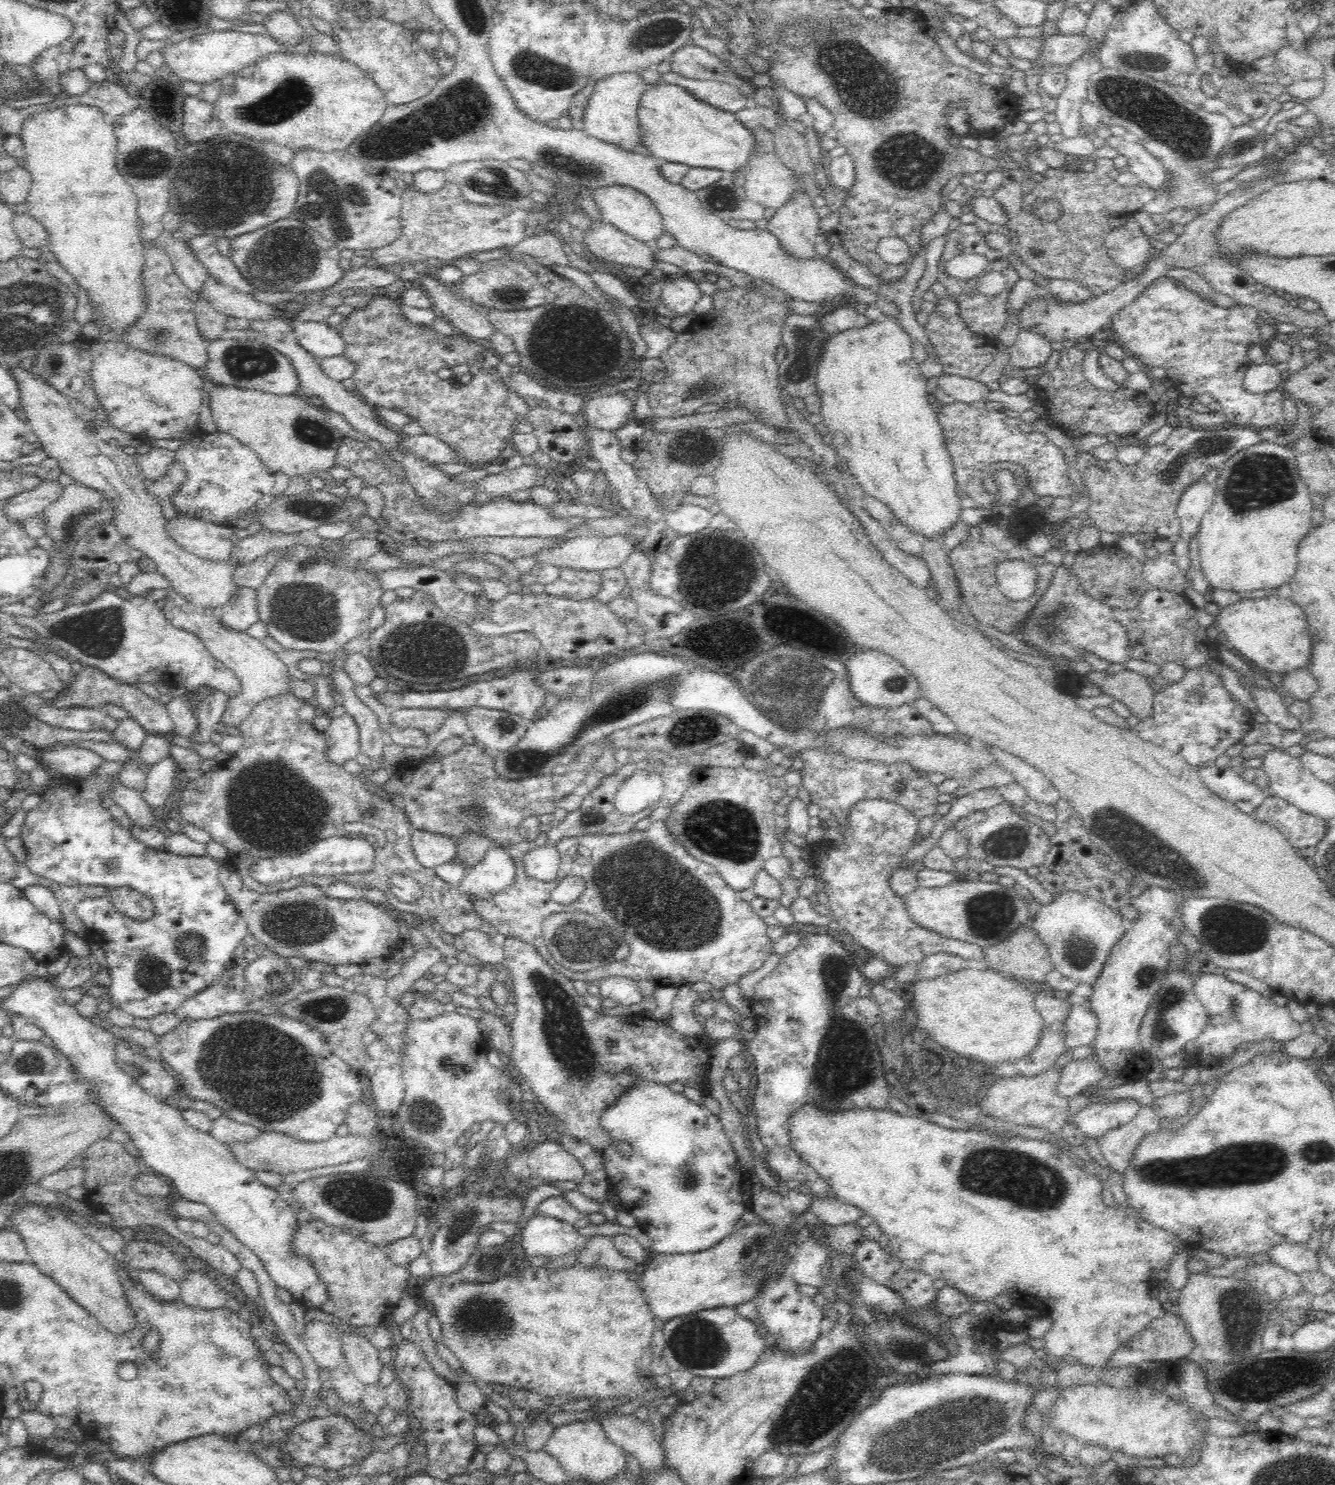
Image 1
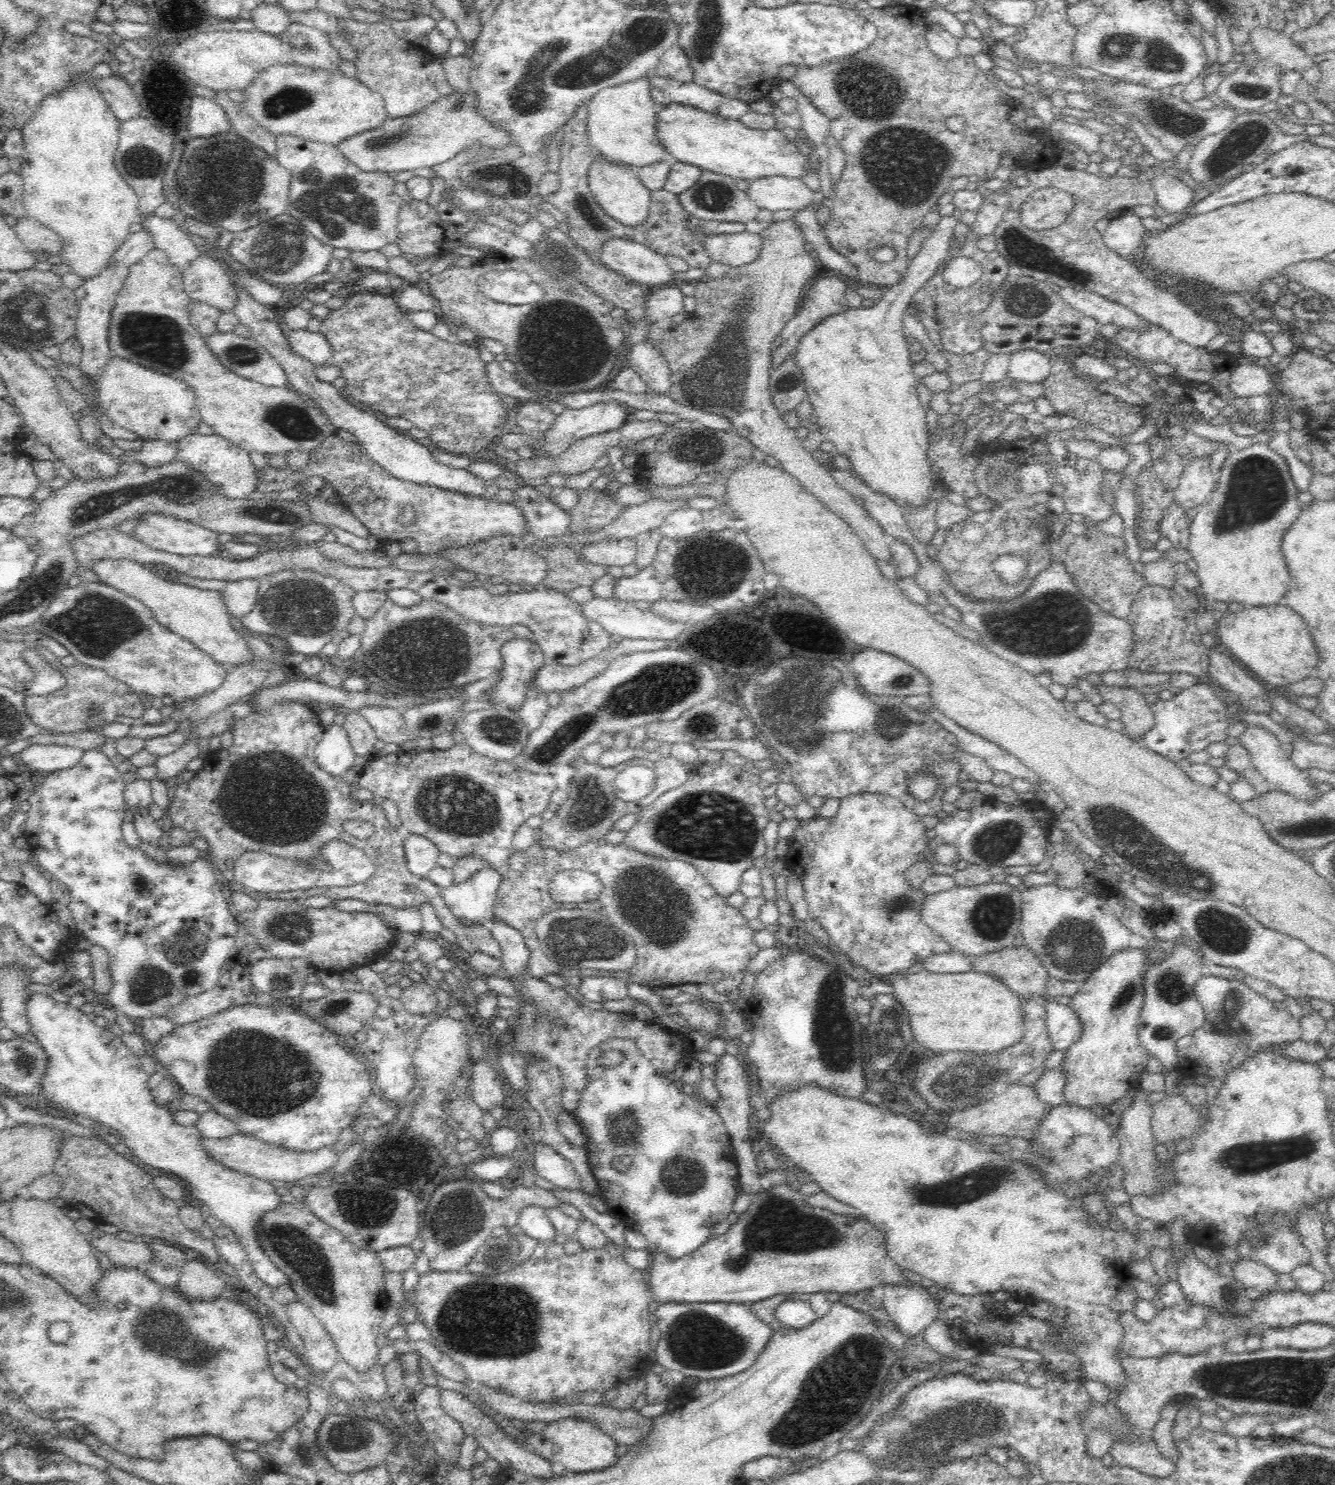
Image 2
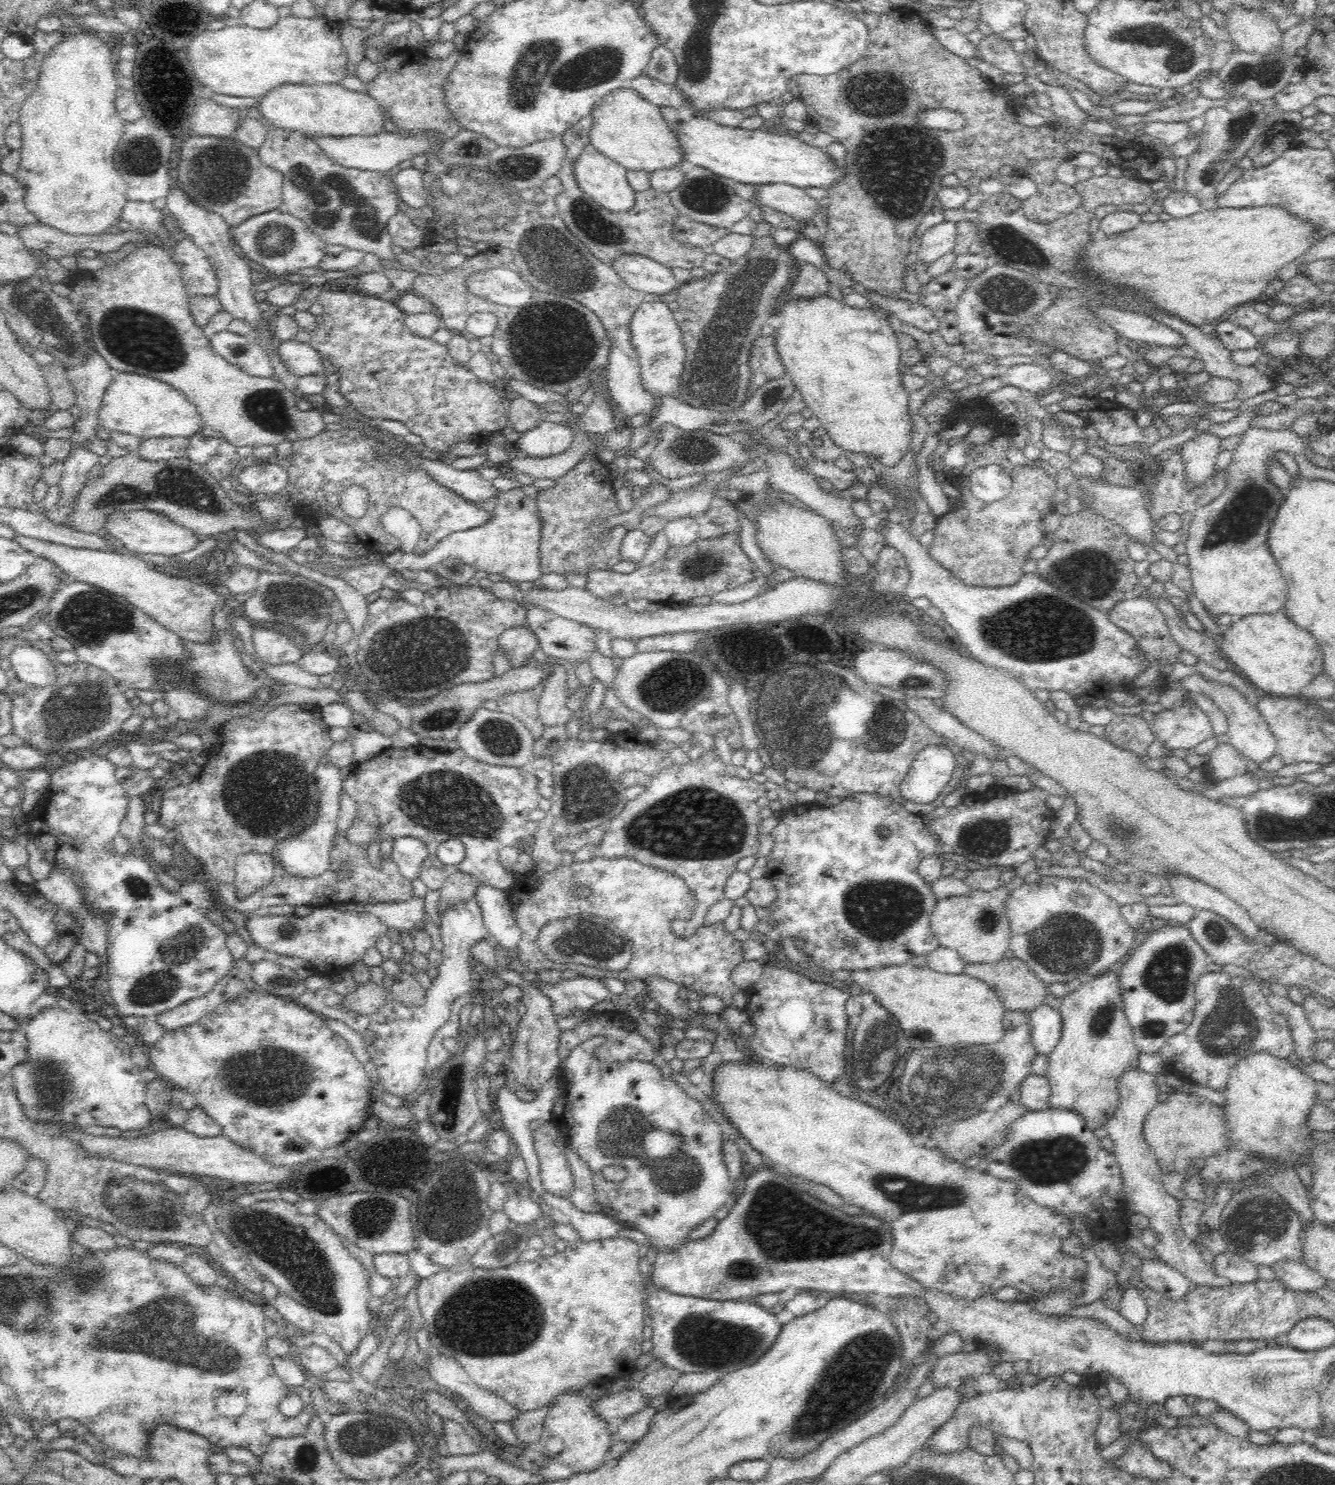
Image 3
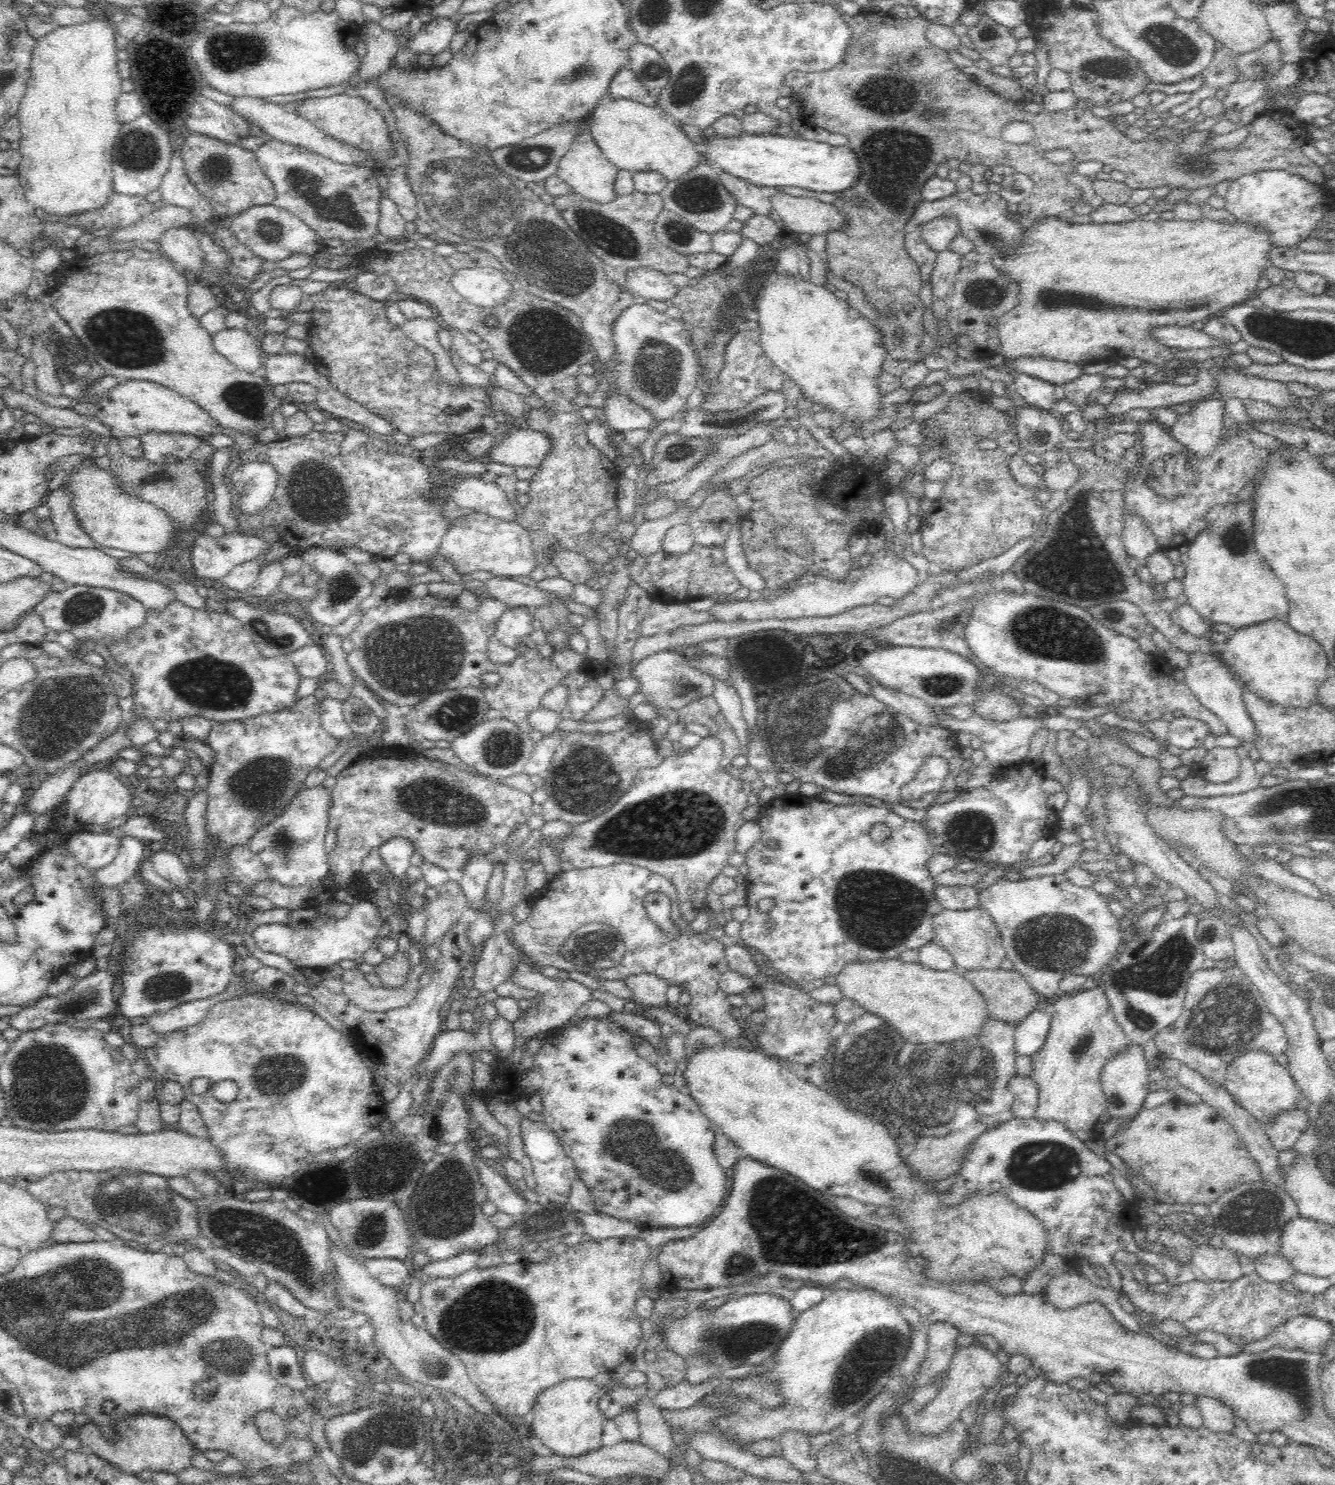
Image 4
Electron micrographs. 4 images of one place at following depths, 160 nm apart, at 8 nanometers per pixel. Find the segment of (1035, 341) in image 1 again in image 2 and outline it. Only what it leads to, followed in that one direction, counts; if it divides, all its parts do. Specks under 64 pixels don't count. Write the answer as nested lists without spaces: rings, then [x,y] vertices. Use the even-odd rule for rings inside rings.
[[[1021,349],[1006,359],[1009,377],[1026,382],[1042,382],[1048,376],[1051,357],[1036,349]]]

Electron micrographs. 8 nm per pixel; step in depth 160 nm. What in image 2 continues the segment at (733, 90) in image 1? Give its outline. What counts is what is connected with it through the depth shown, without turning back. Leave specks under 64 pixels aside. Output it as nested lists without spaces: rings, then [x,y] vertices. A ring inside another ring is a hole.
[[[655,75],[650,79],[652,86],[658,86],[664,97],[676,104],[686,104],[722,118],[739,119],[744,112],[750,110],[750,103],[736,96],[728,96],[705,86],[696,84],[693,80],[682,82],[676,79]]]

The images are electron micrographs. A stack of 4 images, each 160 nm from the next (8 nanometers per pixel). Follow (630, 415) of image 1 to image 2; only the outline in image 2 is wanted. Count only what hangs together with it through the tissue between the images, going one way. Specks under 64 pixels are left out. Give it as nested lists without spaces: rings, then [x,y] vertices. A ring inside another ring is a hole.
[[[612,401],[597,402],[584,408],[566,407],[545,434],[545,450],[548,456],[559,457],[577,440],[622,428],[628,417],[624,405]]]

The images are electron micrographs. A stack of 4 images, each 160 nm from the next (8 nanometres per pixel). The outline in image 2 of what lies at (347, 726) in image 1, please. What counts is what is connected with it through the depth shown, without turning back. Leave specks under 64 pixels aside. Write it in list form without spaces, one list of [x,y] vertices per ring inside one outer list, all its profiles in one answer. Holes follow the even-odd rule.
[[[334,724],[323,730],[315,758],[318,767],[334,777],[342,777],[347,770],[353,768],[356,753],[343,725]]]

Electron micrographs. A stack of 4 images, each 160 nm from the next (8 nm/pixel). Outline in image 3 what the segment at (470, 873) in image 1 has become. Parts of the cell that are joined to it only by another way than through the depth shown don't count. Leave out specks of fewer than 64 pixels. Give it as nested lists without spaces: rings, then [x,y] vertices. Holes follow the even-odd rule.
[[[474,896],[466,900],[458,900],[448,906],[441,913],[439,926],[442,942],[444,944],[442,964],[437,968],[438,975],[433,979],[432,986],[426,992],[426,1002],[419,1007],[407,1007],[394,1000],[388,1000],[377,1013],[366,1016],[354,1015],[346,1009],[340,1009],[342,997],[331,987],[311,991],[308,989],[297,995],[296,1002],[309,1011],[317,1013],[323,1018],[342,1020],[361,1034],[366,1046],[366,1057],[374,1062],[379,1073],[379,1084],[388,1094],[394,1094],[403,1099],[414,1092],[422,1082],[422,1070],[427,1064],[427,1049],[432,1035],[442,1028],[448,1018],[454,1000],[460,997],[473,996],[476,992],[476,983],[470,977],[472,974],[472,961],[470,948],[480,938],[487,937],[487,928],[480,903]]]

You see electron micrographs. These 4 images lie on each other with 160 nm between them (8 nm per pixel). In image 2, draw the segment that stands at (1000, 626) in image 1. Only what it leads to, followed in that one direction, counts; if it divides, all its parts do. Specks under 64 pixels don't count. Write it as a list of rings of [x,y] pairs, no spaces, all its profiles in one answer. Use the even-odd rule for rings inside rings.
[[[1008,477],[1007,496],[1004,502],[997,502],[992,510],[974,513],[946,531],[945,541],[937,557],[950,585],[964,597],[984,603],[1010,602],[1020,598],[1034,582],[1035,576],[1046,570],[1051,564],[1051,555],[1044,547],[1042,540],[1047,540],[1046,532],[1050,526],[1051,512],[1047,508],[1052,494],[1038,493],[1036,496],[1025,496],[1016,491],[1014,477]],[[1013,554],[1028,559],[1030,566],[1023,583],[1017,587],[1008,587],[996,575],[993,562],[1000,556]]]

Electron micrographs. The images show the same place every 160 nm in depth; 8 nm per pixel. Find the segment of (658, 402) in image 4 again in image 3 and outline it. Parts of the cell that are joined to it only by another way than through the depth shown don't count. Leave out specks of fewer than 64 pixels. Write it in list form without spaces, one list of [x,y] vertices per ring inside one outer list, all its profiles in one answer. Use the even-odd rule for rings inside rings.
[[[656,296],[649,297],[642,303],[631,320],[632,345],[640,357],[643,385],[654,397],[664,396],[664,394],[678,395],[680,372],[683,370],[685,358],[678,321],[677,314],[670,309],[668,303]]]

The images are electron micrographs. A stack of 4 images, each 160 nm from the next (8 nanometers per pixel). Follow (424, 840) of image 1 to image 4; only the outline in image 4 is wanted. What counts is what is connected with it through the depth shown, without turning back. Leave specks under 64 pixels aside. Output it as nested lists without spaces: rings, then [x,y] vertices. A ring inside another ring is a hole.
[[[392,838],[383,846],[377,849],[384,862],[388,865],[389,871],[395,878],[405,879],[408,867],[411,865],[410,858],[416,852],[416,847],[406,838]]]

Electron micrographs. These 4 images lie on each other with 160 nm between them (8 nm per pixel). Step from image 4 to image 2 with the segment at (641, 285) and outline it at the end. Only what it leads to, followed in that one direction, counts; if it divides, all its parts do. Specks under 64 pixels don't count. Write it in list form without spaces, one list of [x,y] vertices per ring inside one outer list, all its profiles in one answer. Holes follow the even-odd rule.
[[[610,238],[604,242],[599,253],[599,261],[610,271],[614,271],[628,280],[636,280],[636,283],[648,284],[651,287],[658,284],[667,286],[673,280],[673,271],[663,255],[657,254],[650,248],[628,238]]]

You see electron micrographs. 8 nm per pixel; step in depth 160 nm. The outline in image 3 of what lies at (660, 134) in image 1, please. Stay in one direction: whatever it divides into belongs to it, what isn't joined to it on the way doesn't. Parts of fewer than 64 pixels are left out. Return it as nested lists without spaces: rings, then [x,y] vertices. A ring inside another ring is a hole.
[[[694,115],[688,121],[675,123],[672,131],[682,149],[682,158],[692,164],[737,183],[764,185],[772,182],[820,188],[834,184],[844,174],[844,160],[836,164],[824,149],[806,144],[798,137],[773,134],[765,128],[748,130],[740,126],[722,126],[704,116]]]

